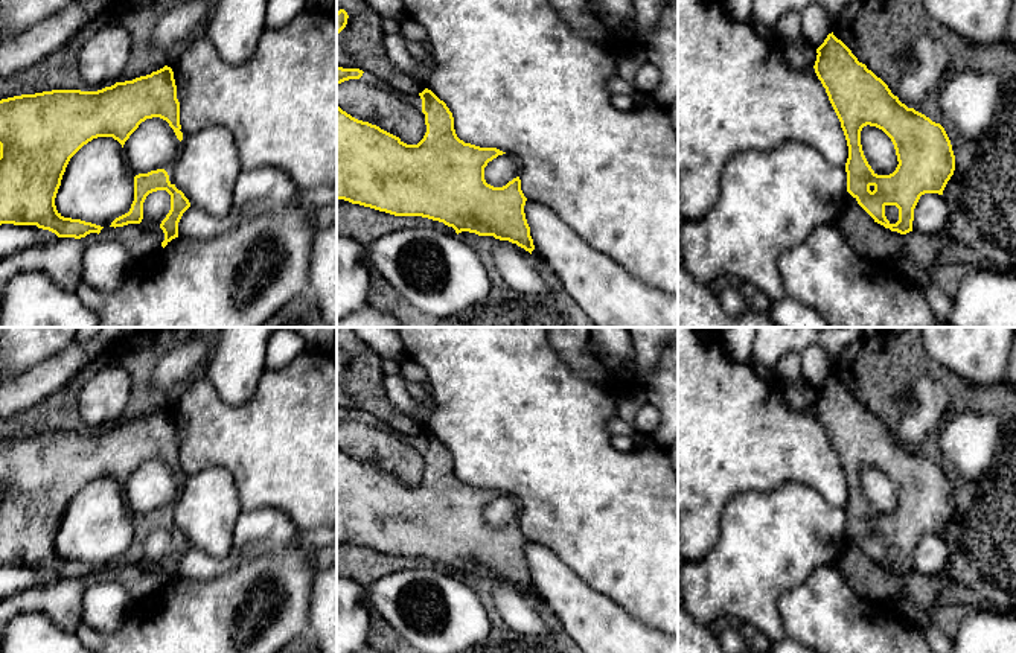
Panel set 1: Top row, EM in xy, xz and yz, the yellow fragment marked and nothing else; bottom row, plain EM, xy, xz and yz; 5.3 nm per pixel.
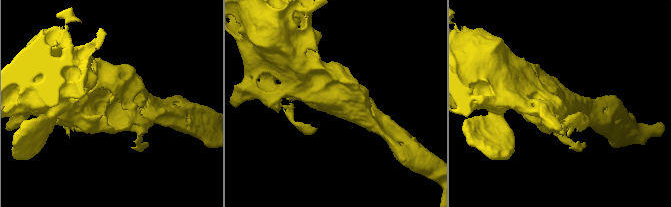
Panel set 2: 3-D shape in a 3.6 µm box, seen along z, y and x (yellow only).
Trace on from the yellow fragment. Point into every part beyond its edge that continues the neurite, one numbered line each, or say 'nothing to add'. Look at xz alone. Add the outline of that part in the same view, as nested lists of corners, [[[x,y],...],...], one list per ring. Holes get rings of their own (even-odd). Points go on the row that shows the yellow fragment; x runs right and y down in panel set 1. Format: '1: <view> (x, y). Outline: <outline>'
1: xz (415, 101). Outline: [[[364,72],[363,76],[356,81],[366,82],[366,84],[369,84],[372,87],[376,87],[379,90],[384,90],[387,93],[395,93],[402,102],[405,102],[407,105],[416,108],[425,119],[425,114],[422,113],[422,99],[420,99],[419,94],[398,93],[391,85],[381,81],[376,75],[373,75],[370,72]]]
2: xz (500, 171). Outline: [[[509,154],[498,155],[484,167],[484,180],[494,187],[503,187],[521,175],[521,164]]]

